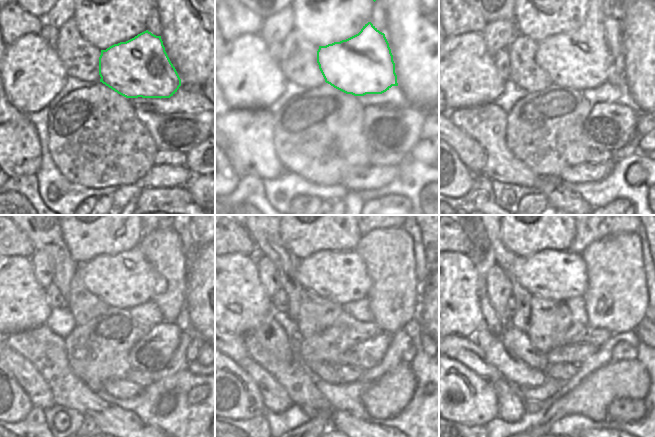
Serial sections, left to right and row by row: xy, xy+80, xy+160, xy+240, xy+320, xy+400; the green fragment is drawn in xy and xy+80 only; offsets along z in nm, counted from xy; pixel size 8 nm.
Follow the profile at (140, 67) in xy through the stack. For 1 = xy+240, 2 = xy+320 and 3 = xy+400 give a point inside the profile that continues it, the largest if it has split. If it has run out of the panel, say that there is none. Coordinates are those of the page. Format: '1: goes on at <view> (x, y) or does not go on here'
1: goes on at xy+240 (124, 280)
2: goes on at xy+320 (341, 277)
3: goes on at xy+400 (559, 275)

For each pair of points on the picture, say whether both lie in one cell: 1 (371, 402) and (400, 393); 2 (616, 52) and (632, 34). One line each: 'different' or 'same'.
1: same
2: different

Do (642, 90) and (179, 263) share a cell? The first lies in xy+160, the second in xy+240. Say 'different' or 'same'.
different

